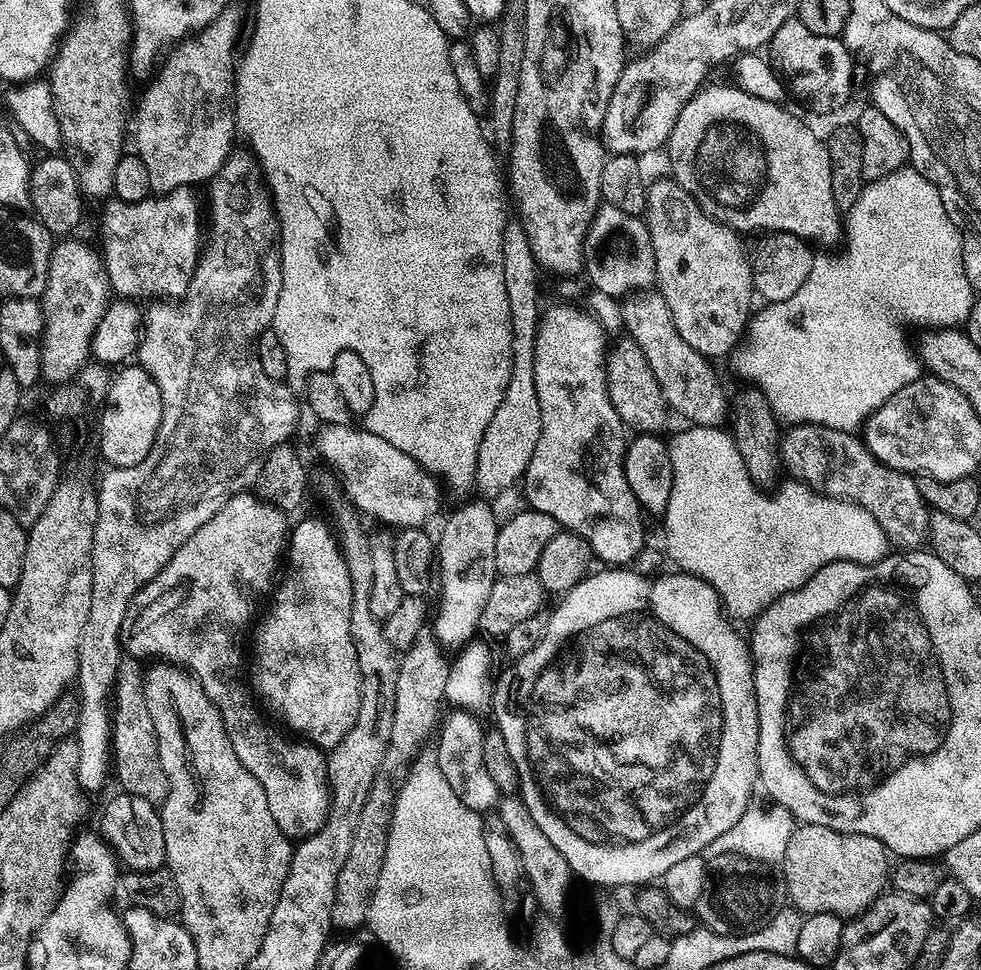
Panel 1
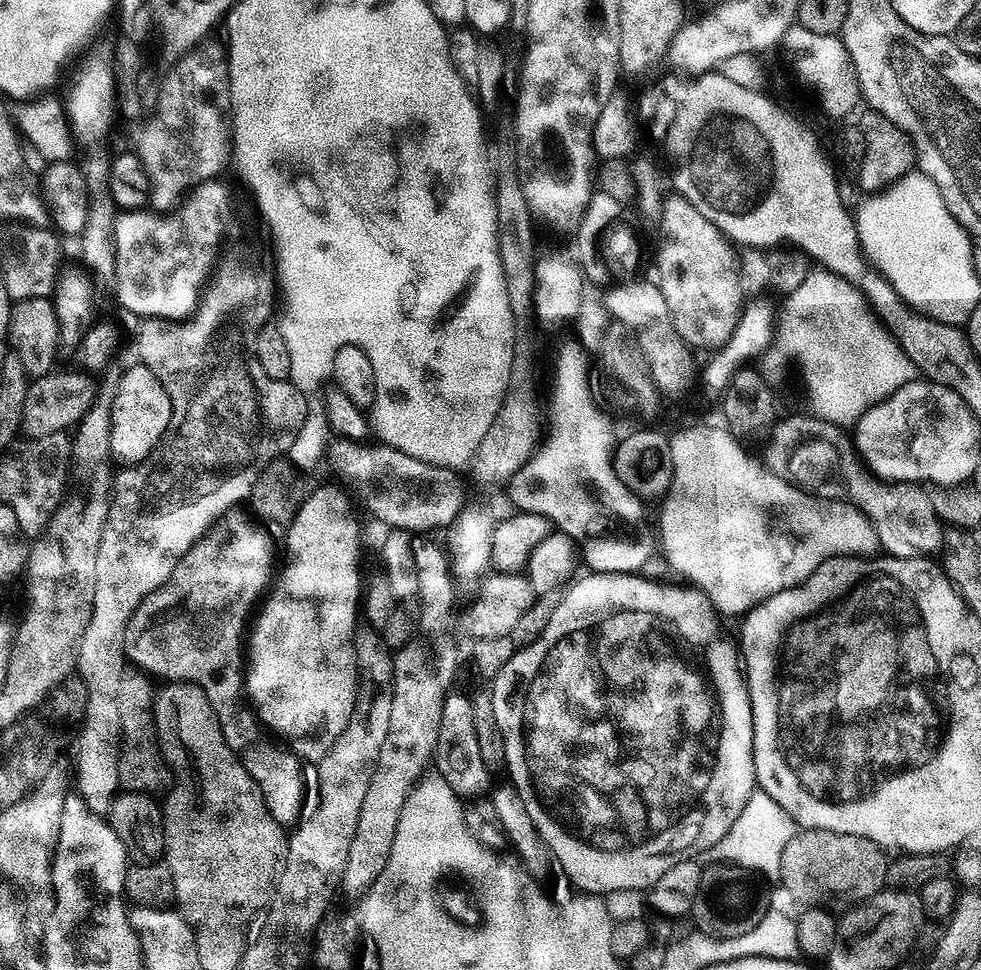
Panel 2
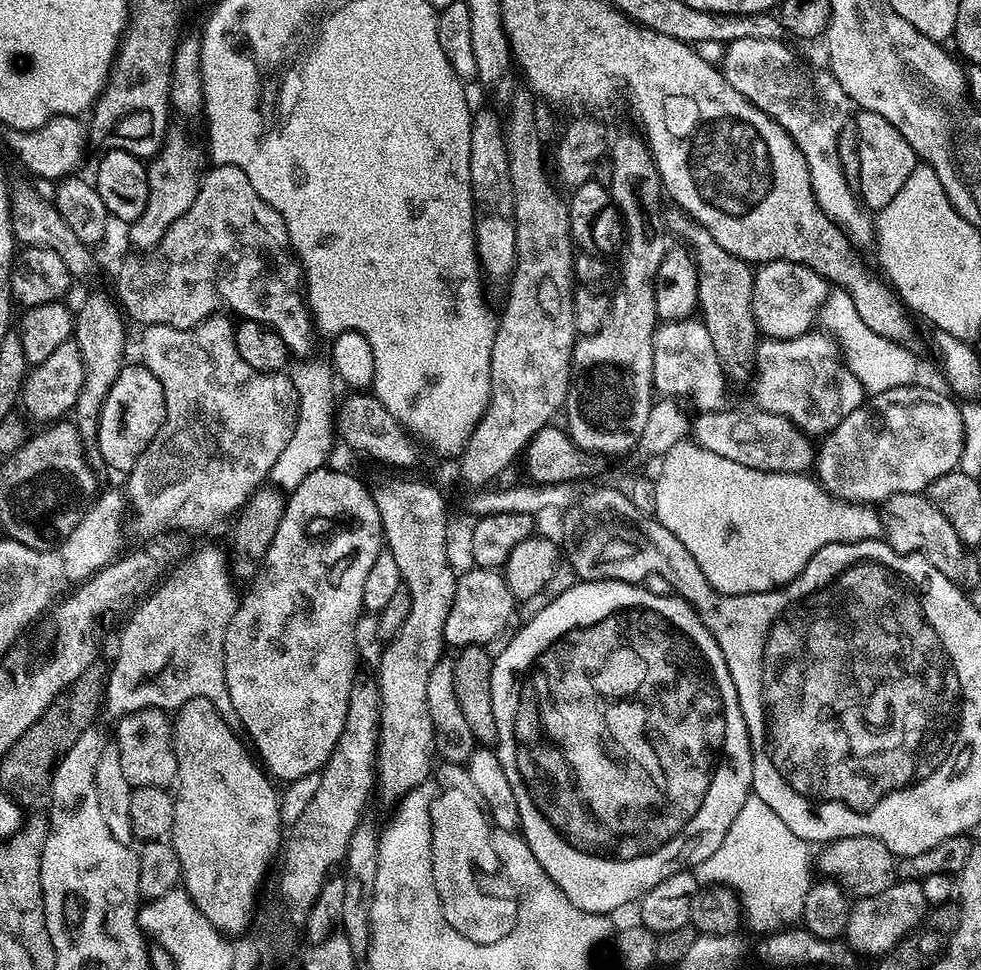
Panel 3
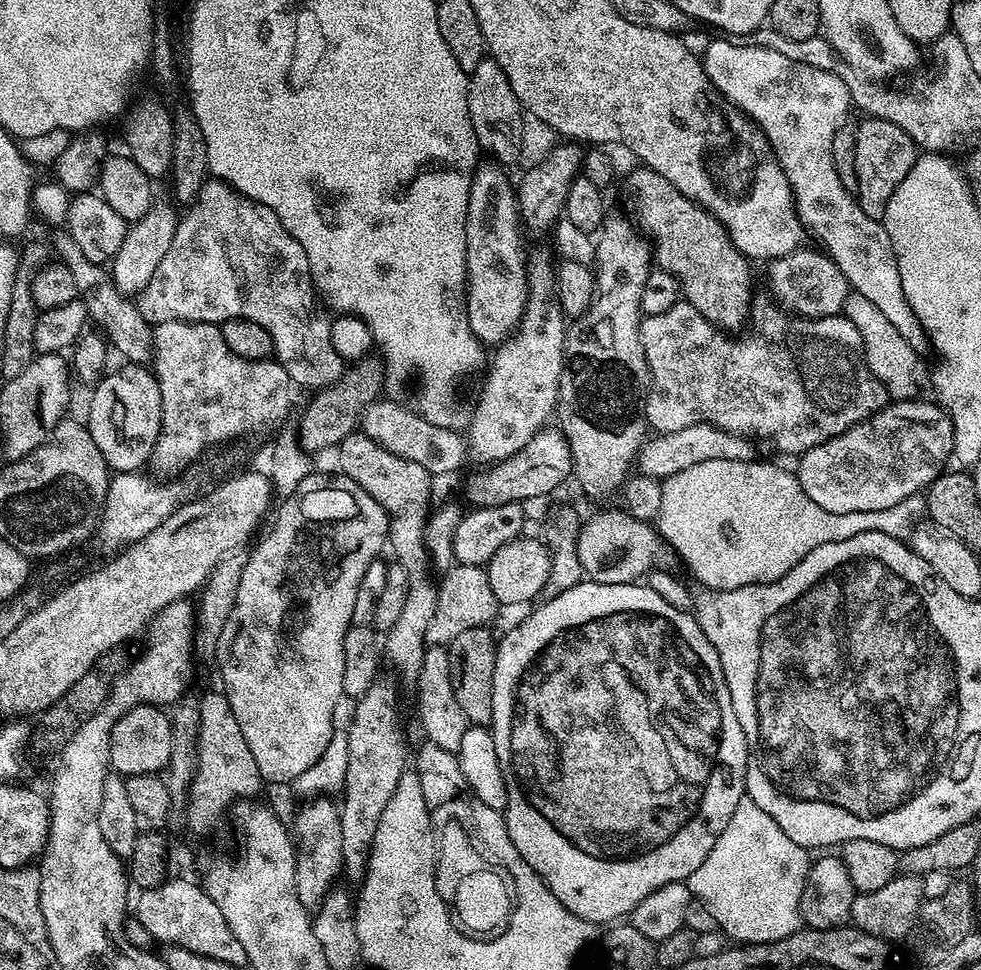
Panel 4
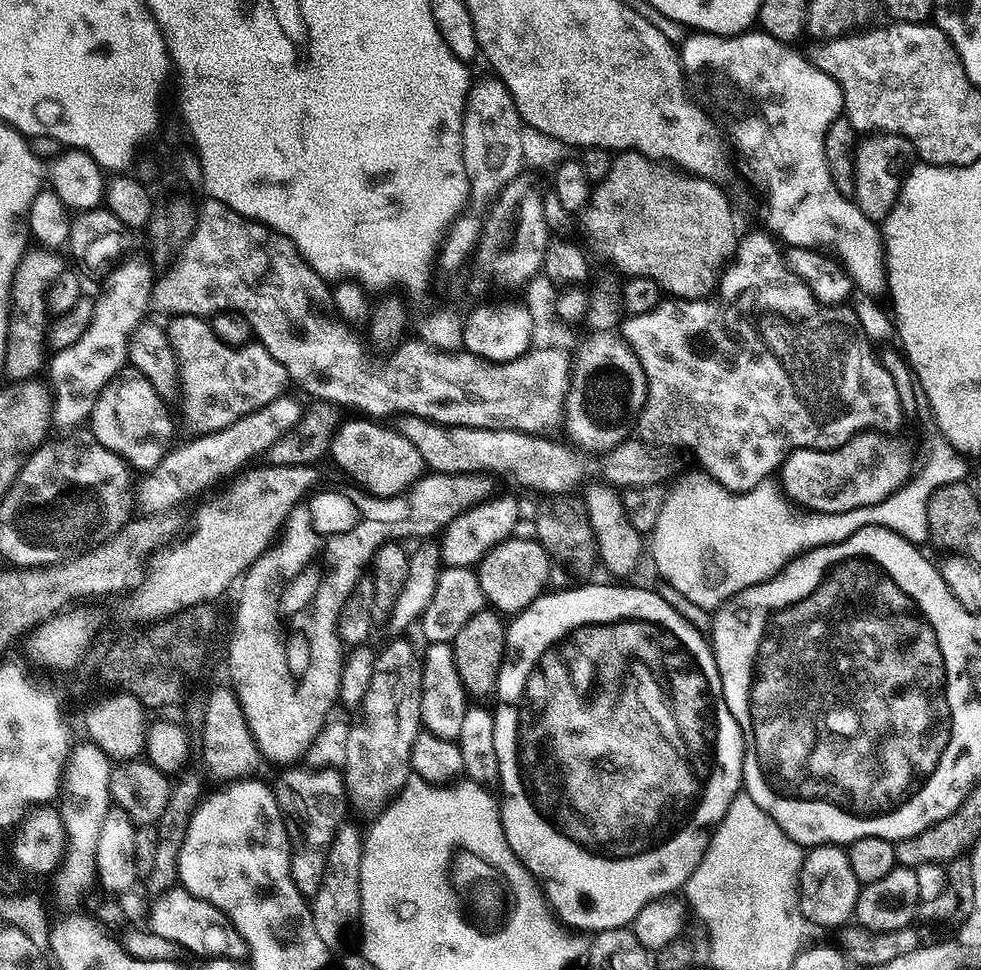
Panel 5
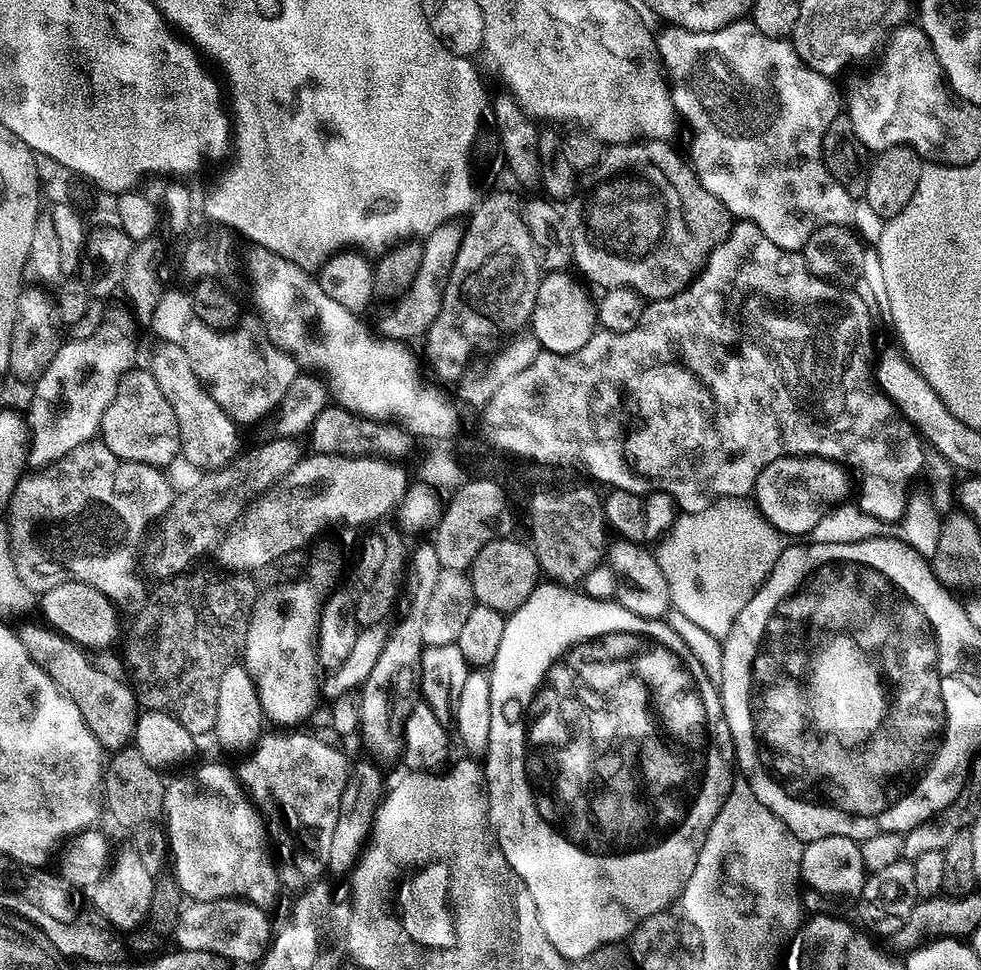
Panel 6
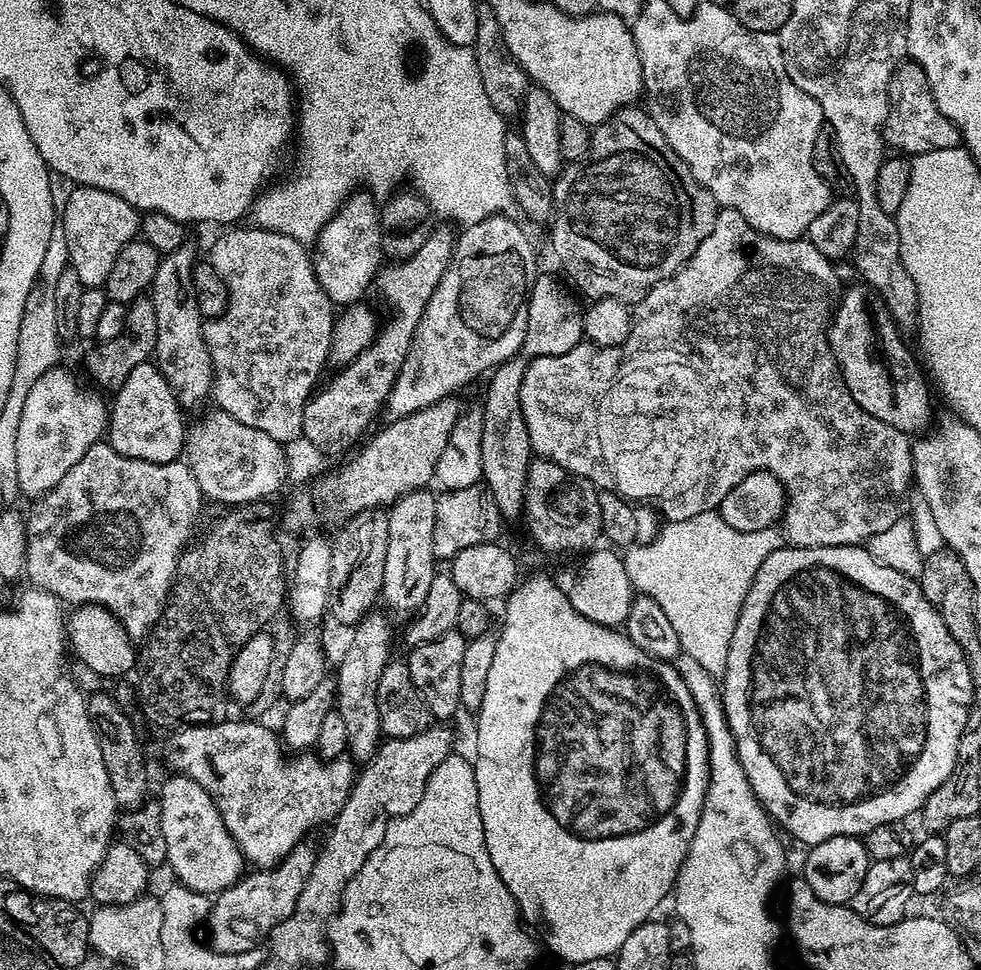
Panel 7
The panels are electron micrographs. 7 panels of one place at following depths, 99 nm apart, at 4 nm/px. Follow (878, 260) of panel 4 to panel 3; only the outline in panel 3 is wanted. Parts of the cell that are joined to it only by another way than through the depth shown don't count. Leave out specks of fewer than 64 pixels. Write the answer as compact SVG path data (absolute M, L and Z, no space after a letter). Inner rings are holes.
M742 38L729 43L723 49L722 71L726 82L730 82L738 94L742 94L754 106L758 106L758 110L788 131L806 158L812 192L820 209L848 233L853 244L871 245L874 240L873 217L862 207L853 185L846 182L842 162L838 162L838 134L850 120L850 101L846 90L842 90L831 71L815 72L799 64L795 54L781 40Z

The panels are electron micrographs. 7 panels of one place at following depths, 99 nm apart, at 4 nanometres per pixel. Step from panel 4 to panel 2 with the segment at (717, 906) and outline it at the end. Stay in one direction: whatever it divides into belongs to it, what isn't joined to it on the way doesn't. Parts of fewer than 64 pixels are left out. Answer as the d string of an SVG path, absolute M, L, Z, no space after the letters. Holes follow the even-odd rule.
M759 790L750 794L750 802L742 806L742 814L726 830L726 834L716 843L713 848L709 848L706 856L712 862L719 862L721 865L735 866L747 870L749 873L761 872L764 876L779 877L782 866L782 854L786 846L796 836L798 825L792 821L792 816L770 798L770 794Z

